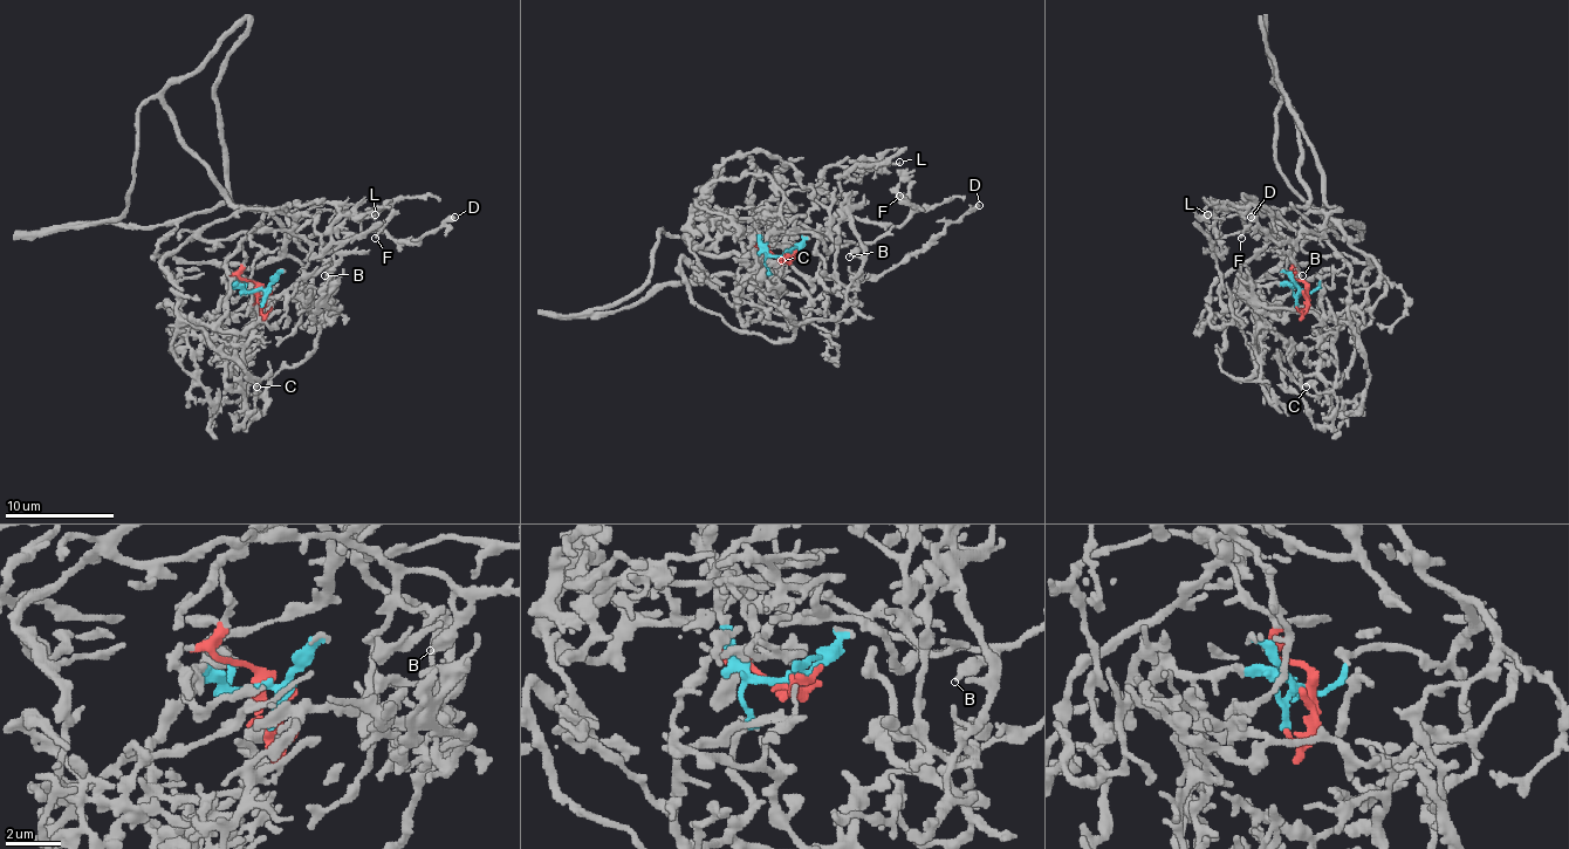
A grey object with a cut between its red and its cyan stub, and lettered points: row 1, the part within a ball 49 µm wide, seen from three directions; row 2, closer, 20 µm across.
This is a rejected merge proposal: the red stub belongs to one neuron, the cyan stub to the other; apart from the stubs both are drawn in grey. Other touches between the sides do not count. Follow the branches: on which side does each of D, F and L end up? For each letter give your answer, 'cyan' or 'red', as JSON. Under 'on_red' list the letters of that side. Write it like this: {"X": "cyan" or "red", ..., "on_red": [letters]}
{"D": "cyan", "F": "red", "L": "cyan", "on_red": ["F"]}

